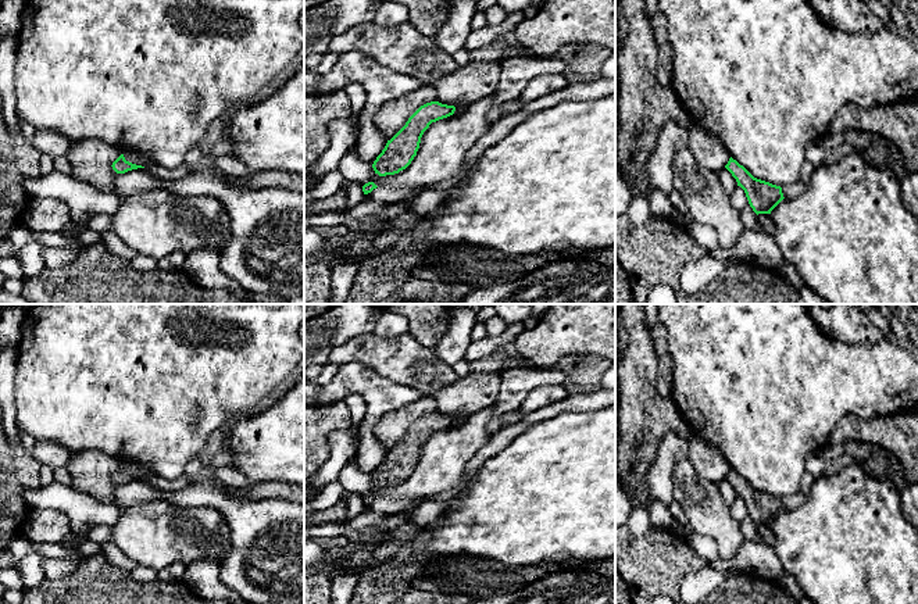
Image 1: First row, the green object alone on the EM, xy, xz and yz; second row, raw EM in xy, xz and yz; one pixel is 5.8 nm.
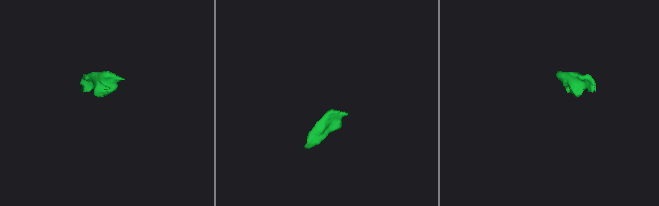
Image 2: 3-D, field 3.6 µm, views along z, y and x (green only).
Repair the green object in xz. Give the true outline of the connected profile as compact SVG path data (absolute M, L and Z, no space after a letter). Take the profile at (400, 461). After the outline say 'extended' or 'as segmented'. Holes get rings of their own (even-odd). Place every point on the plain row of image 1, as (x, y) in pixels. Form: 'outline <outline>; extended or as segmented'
outline M431 412L421 417L406 436L387 451L382 464L372 475L379 487L394 486L406 480L419 460L421 448L432 433L447 429L456 422L454 417Z; as segmented

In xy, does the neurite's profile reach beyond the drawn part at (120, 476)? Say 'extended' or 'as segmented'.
as segmented

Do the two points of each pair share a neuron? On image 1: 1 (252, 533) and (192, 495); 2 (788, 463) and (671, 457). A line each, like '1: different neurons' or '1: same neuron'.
1: same neuron
2: different neurons

